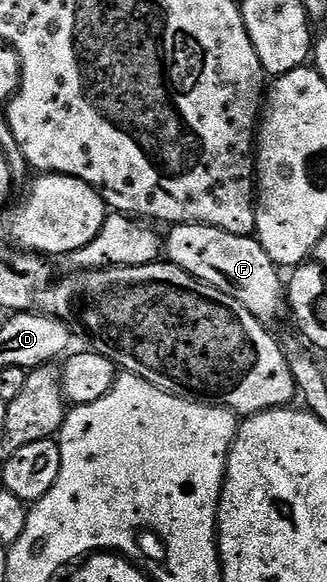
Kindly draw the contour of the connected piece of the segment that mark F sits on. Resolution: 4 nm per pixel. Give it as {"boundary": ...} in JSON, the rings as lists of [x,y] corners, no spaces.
{"boundary":[[[172,225],[166,233],[166,257],[190,275],[229,293],[250,315],[261,319],[286,313],[286,281],[255,236],[234,235],[213,225]]]}

